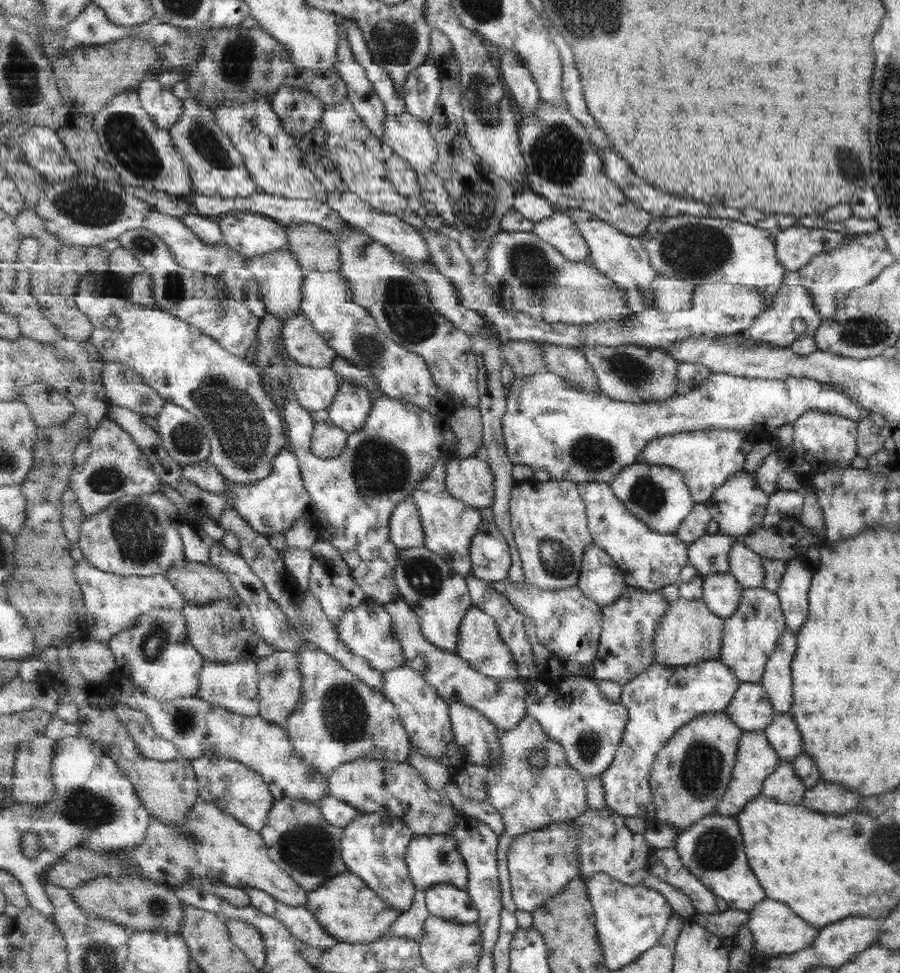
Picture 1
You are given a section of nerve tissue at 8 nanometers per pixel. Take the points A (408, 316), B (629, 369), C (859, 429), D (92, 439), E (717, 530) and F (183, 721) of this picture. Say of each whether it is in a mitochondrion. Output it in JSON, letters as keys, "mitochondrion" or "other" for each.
{"A":"mitochondrion","B":"mitochondrion","C":"other","D":"other","E":"other","F":"mitochondrion"}

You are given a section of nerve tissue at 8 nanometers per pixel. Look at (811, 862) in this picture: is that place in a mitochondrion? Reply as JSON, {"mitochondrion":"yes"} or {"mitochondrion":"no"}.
{"mitochondrion":"no"}

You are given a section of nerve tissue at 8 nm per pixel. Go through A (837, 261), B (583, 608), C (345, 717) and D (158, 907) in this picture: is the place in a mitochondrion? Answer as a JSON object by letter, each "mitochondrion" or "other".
{"A":"other","B":"other","C":"mitochondrion","D":"mitochondrion"}

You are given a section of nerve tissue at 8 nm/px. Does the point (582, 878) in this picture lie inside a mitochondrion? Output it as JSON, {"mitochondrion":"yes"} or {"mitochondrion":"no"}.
{"mitochondrion":"no"}

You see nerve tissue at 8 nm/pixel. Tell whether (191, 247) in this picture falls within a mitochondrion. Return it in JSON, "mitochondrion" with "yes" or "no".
{"mitochondrion":"no"}

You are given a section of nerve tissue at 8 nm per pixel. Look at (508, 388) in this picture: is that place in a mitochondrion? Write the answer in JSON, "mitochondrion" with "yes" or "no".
{"mitochondrion":"no"}

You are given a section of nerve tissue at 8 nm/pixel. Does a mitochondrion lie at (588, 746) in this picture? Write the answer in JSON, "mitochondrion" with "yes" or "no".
{"mitochondrion":"yes"}

